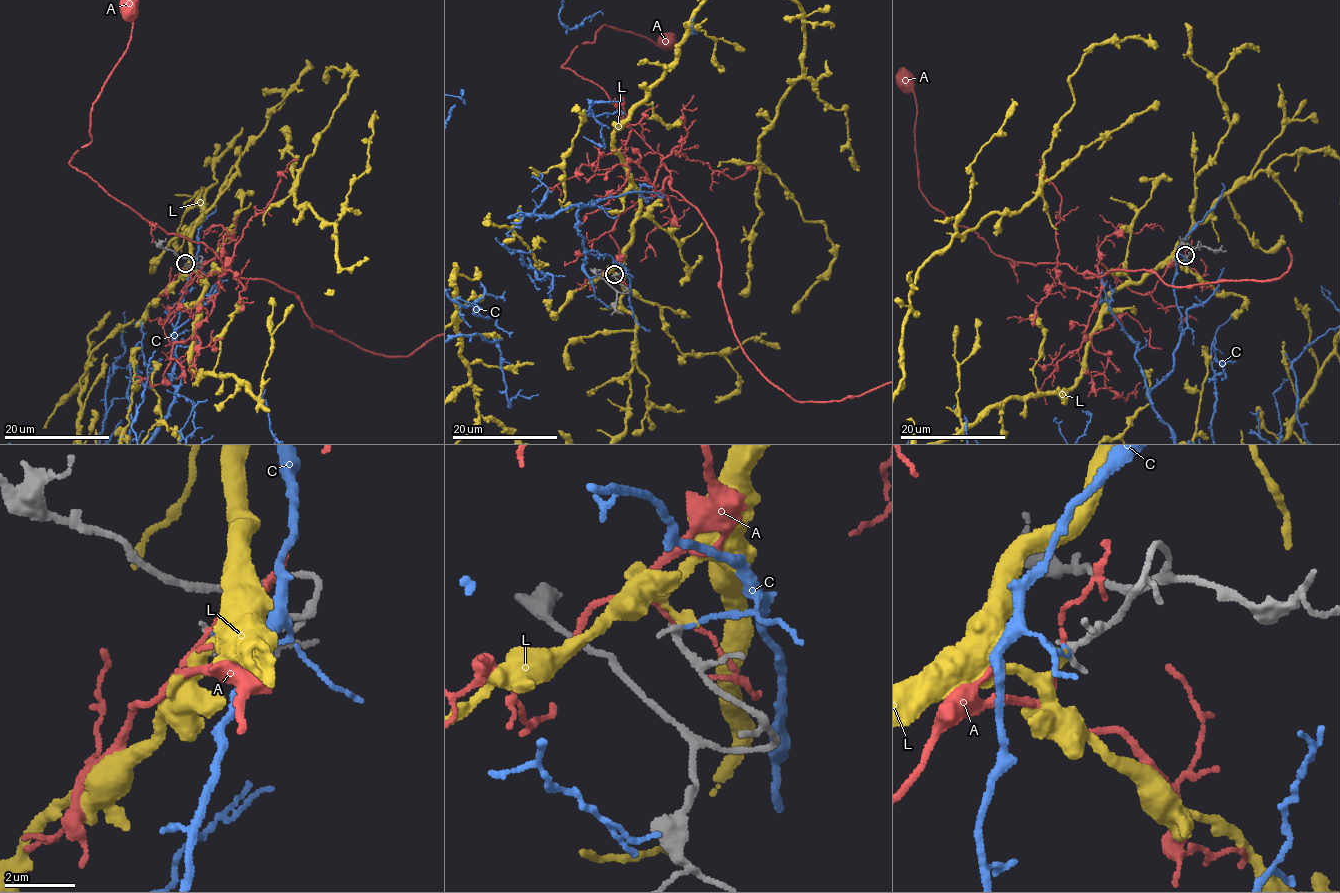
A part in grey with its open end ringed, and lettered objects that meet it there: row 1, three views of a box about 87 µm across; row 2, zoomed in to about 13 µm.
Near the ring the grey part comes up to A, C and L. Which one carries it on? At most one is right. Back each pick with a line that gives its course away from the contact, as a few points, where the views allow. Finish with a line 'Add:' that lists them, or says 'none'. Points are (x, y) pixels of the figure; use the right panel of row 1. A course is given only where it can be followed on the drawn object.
Add: none

